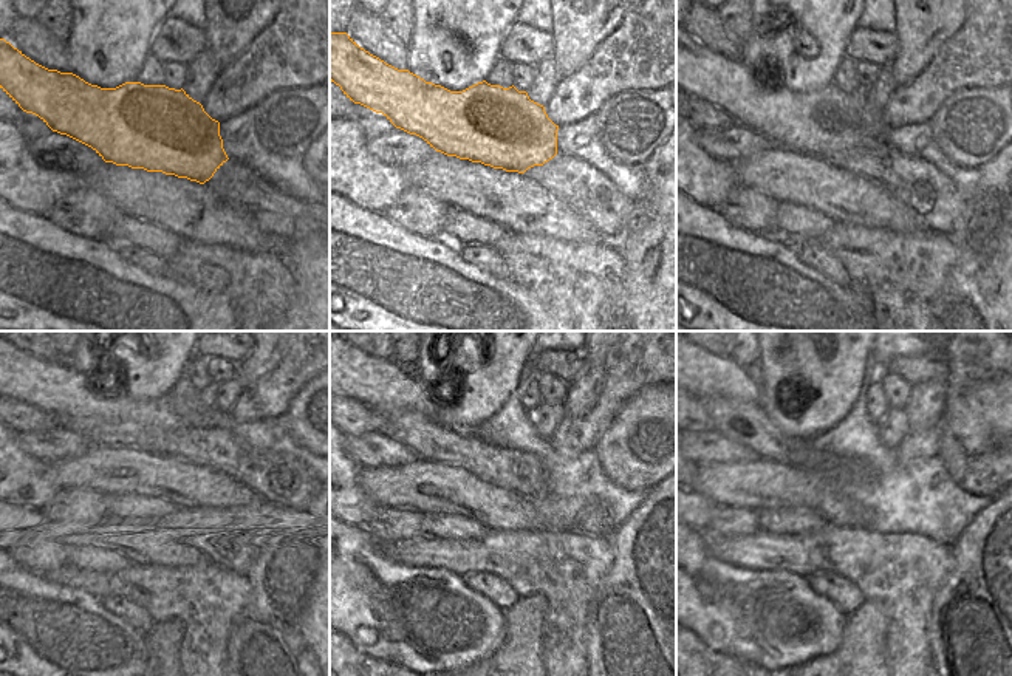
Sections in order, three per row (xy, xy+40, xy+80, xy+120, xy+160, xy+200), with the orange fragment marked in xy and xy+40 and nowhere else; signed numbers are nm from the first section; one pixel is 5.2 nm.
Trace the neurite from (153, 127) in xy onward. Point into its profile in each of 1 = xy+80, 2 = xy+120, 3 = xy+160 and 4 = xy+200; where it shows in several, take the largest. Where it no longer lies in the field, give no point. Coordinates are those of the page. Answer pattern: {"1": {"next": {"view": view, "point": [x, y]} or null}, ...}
{"1": {"next": {"view": "xy+80", "point": [827, 122]}}, "2": {"next": {"view": "xy+120", "point": [54, 389]}}, "3": {"next": {"view": "xy+160", "point": [381, 384]}}, "4": {"next": {"view": "xy+200", "point": [707, 373]}}}

